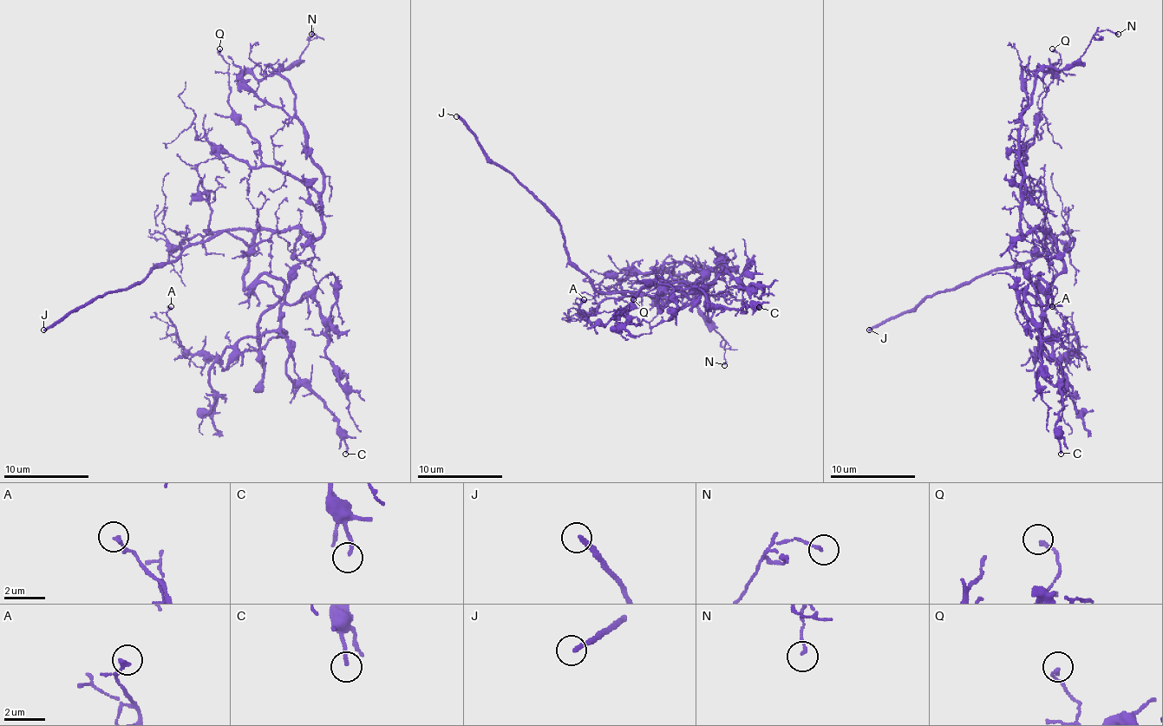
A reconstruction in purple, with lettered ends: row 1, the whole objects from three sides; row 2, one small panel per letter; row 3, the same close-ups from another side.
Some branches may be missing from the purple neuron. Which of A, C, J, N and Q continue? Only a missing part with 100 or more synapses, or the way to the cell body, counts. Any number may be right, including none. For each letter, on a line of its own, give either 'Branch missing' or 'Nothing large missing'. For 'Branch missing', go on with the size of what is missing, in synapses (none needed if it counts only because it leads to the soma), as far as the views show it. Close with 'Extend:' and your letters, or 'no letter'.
A: Nothing large missing
C: Nothing large missing
J: Branch missing
N: Nothing large missing
Q: Nothing large missing
Extend: J

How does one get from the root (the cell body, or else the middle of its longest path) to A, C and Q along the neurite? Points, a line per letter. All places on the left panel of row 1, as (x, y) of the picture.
A: (258, 227), (243, 287), (273, 290), (275, 330), (243, 336), (218, 357), (194, 356), (179, 343), (171, 306)
C: (258, 227), (243, 287), (266, 283), (273, 290), (279, 300), (279, 330), (294, 372), (332, 415), (345, 454)
Q: (258, 227), (258, 211), (247, 198), (247, 174), (260, 164), (260, 145), (228, 102), (228, 66), (219, 49)

